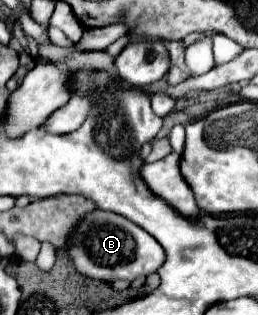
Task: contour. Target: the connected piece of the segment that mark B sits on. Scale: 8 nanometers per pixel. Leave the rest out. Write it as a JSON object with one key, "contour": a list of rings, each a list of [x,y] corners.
{"contour":[[[99,208],[91,210],[79,220],[75,230],[69,234],[69,242],[65,246],[65,252],[79,274],[105,282],[135,280],[137,276],[147,276],[155,272],[165,260],[161,244],[151,234],[147,234],[125,216]]]}

